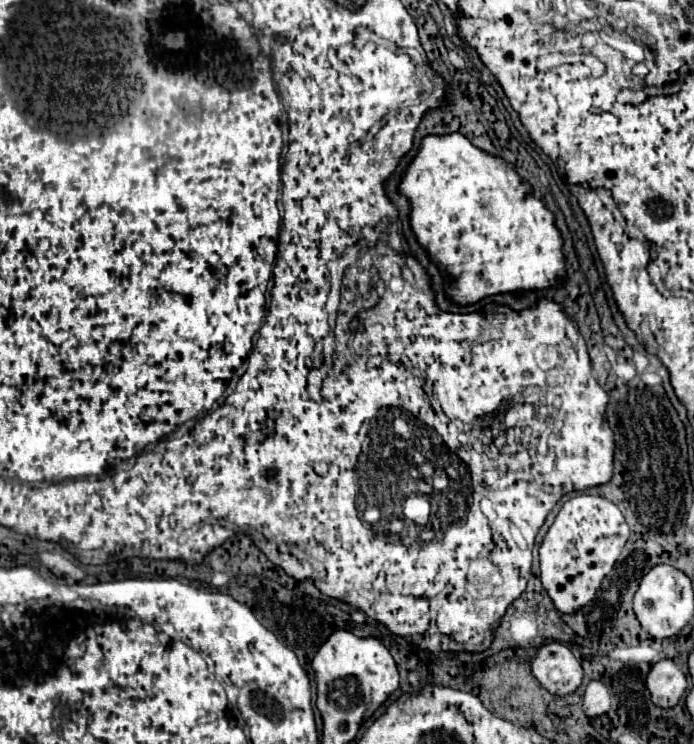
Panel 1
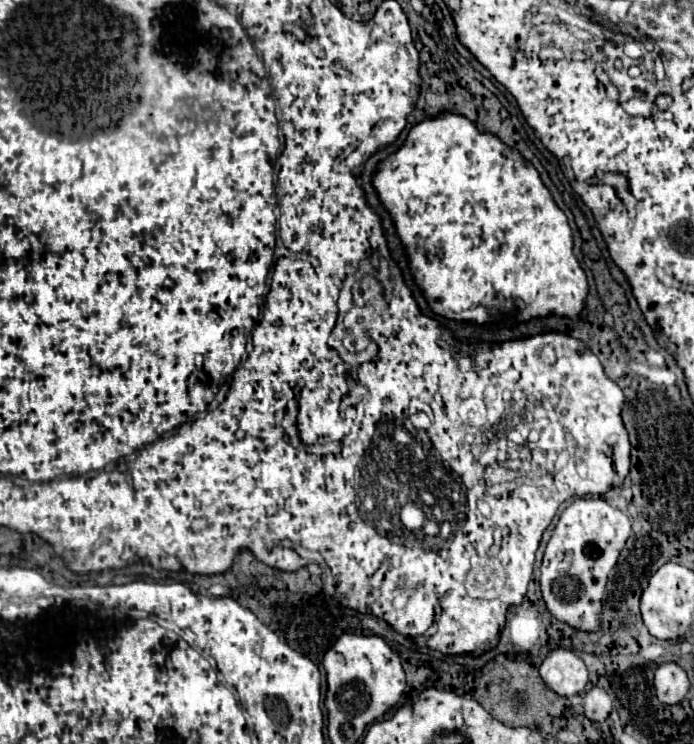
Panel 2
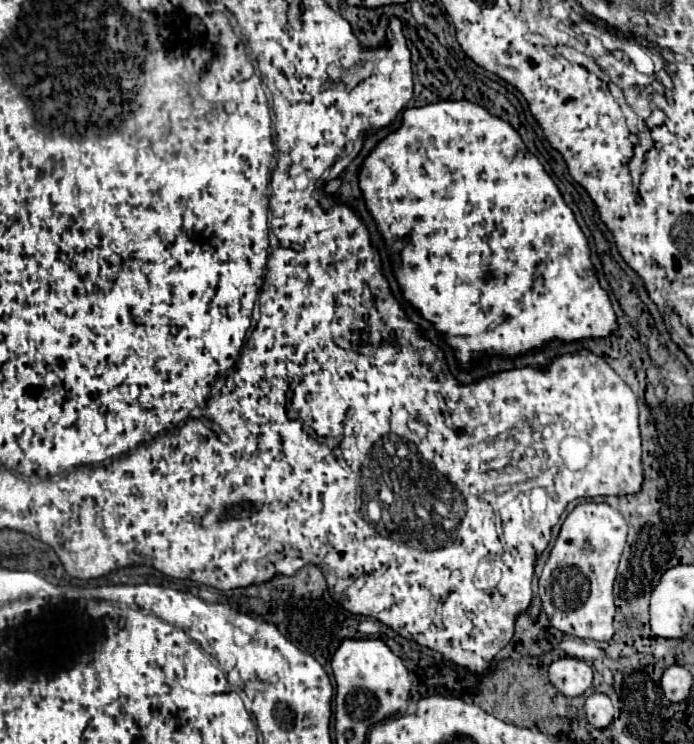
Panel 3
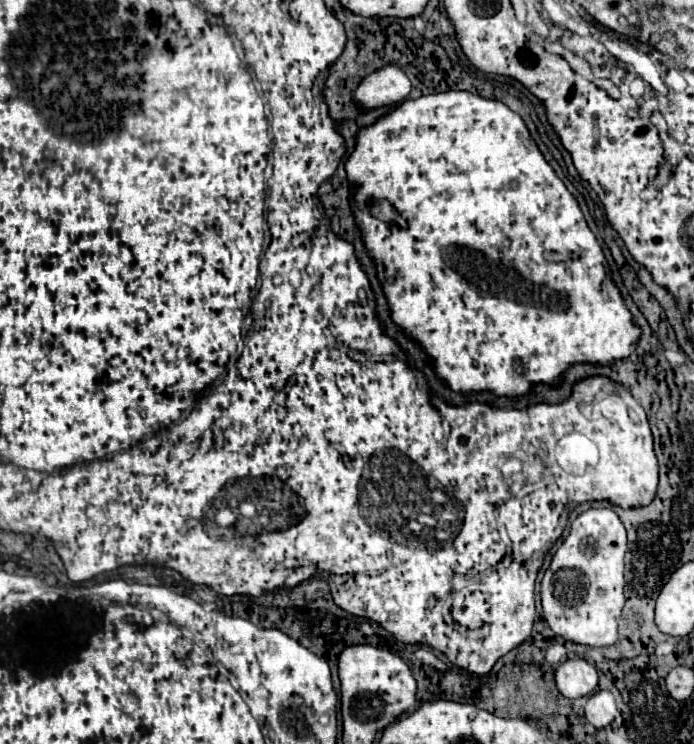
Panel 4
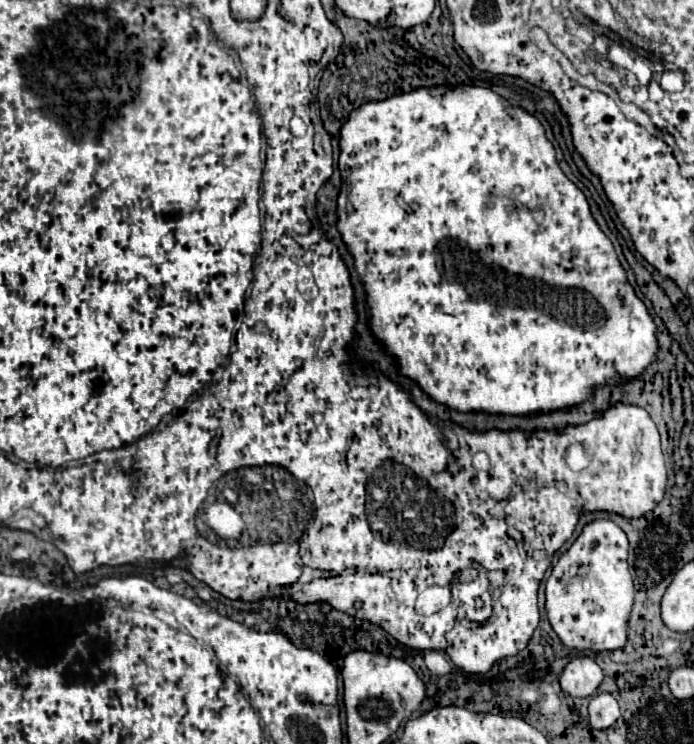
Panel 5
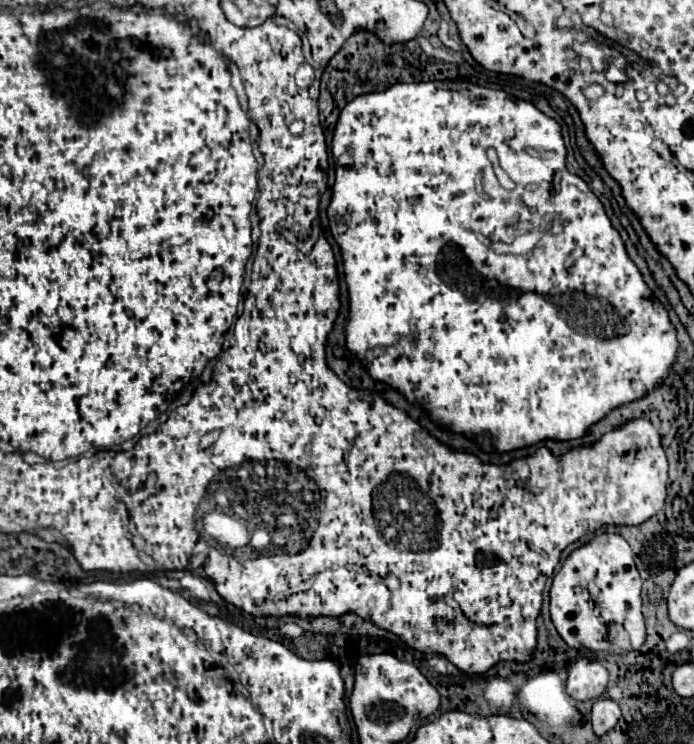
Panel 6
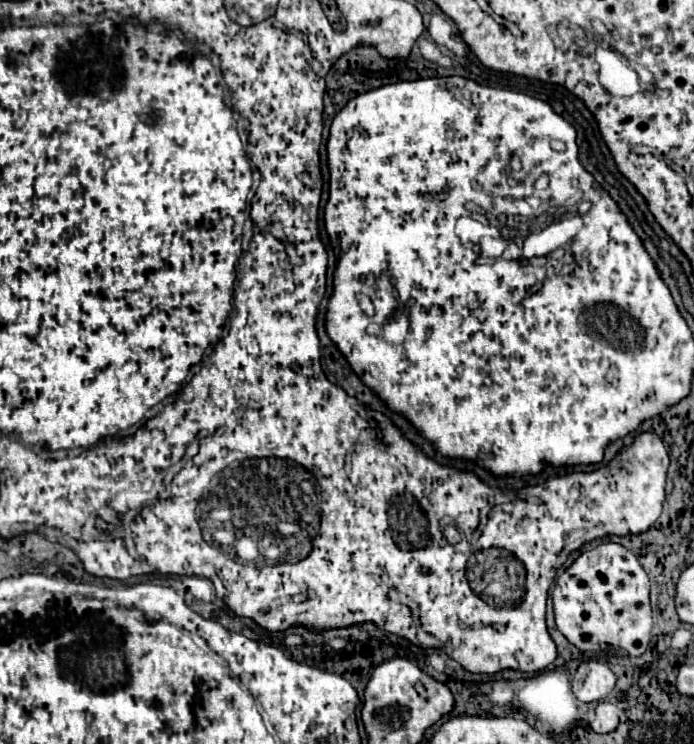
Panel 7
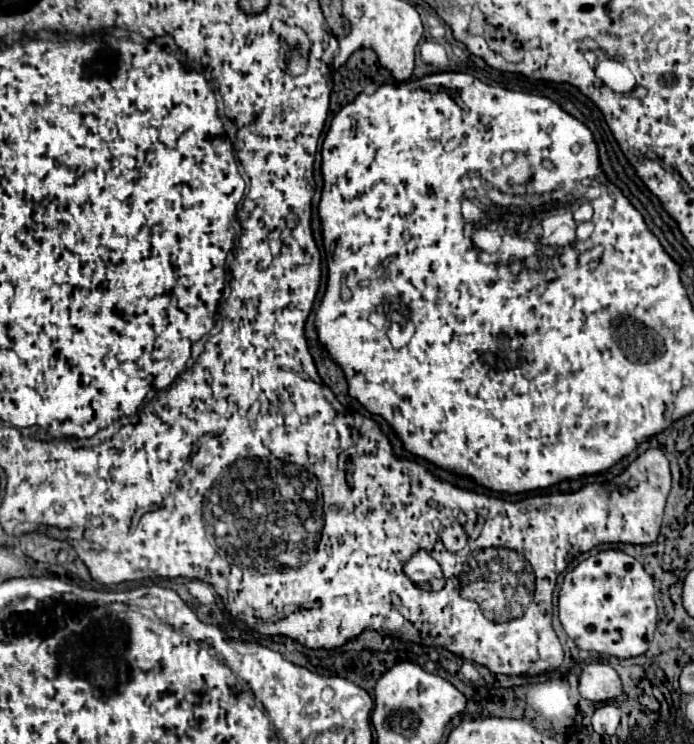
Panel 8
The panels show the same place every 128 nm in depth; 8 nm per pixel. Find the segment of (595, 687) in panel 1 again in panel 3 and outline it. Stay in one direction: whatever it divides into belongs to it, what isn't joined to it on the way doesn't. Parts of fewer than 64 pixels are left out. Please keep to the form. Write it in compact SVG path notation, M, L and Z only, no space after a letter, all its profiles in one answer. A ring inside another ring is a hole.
M592 692L588 698L586 698L586 704L584 704L584 712L586 712L586 718L592 726L596 728L606 728L610 722L612 722L612 716L614 716L614 706L610 702L610 698L606 694L600 694L600 692Z

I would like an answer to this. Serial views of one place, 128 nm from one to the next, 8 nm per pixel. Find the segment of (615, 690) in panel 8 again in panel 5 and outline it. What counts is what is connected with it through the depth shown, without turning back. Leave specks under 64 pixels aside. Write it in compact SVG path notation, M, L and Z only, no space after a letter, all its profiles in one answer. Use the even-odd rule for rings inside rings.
M578 656L568 662L560 676L562 690L572 698L592 696L604 680L602 668L588 656Z

